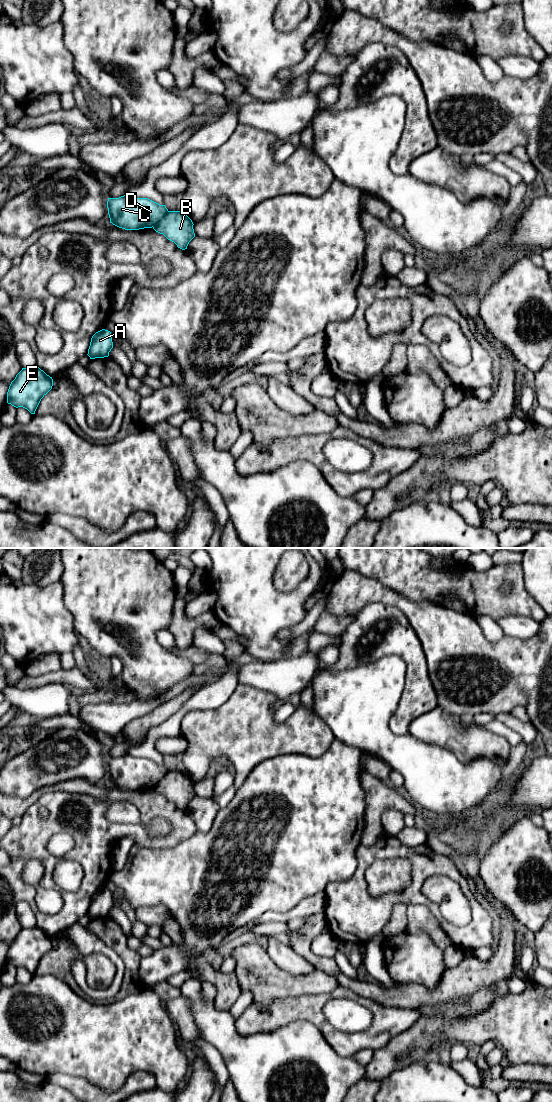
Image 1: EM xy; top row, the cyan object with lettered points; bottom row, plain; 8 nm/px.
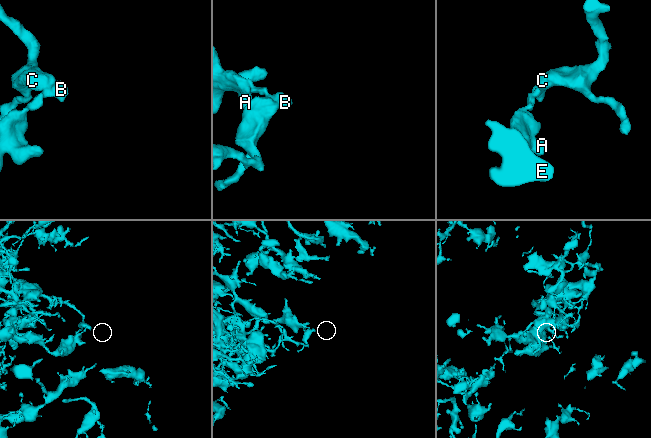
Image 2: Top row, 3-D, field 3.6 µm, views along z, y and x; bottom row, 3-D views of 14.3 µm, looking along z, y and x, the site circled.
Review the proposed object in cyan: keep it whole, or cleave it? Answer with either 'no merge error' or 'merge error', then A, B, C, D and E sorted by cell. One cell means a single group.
merge error; groups A B E / C D

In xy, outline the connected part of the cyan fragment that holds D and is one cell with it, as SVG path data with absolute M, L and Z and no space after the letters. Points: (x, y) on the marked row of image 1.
M129 194L108 198L107 208L110 223L125 230L152 228L168 213L165 205Z

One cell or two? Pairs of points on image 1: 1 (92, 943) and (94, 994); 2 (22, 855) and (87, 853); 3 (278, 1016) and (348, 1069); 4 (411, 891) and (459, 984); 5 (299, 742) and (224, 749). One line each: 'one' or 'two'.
1: one
2: one
3: two
4: two
5: one

